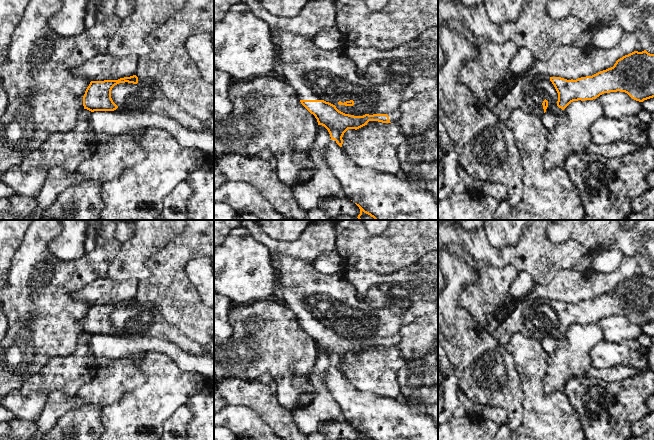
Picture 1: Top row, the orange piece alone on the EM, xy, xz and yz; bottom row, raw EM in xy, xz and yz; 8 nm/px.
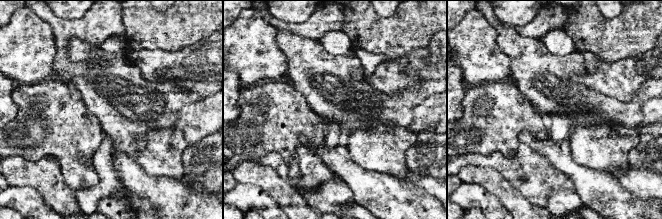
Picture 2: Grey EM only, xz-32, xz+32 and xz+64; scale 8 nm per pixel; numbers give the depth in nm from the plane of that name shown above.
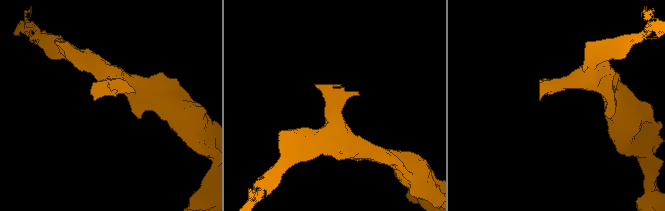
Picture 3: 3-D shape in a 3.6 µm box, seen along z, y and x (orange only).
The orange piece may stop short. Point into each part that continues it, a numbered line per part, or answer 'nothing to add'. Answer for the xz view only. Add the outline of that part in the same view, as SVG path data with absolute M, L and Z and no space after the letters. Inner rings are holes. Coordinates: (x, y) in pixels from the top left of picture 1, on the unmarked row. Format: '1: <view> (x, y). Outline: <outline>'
1: xz (315, 298). Outline: M270 256L274 271L282 284L281 301L295 314L300 324L324 324L349 339L387 338L391 347L400 341L400 328L437 309L437 301L401 300L382 308L370 307L358 298L354 286L341 273L322 274L313 264L291 256ZM354 325L353 330L339 329Z

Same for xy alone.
1: xy (146, 320). Outline: M138 301L138 307L119 307L111 314L118 330L115 336L155 337L170 341L189 354L208 355L204 345L190 340L176 326L167 322L161 312L149 302Z

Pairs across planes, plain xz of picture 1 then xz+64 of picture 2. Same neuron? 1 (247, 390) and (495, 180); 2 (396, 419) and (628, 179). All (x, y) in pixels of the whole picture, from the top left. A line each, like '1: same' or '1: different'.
1: same
2: different

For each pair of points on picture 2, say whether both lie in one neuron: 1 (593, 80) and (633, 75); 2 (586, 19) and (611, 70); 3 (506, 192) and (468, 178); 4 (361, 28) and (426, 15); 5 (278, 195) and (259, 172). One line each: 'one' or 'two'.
1: one
2: two
3: one
4: one
5: one

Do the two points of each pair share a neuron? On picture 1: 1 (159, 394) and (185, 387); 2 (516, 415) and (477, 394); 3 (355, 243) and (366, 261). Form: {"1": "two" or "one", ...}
{"1": "one", "2": "one", "3": "one"}

